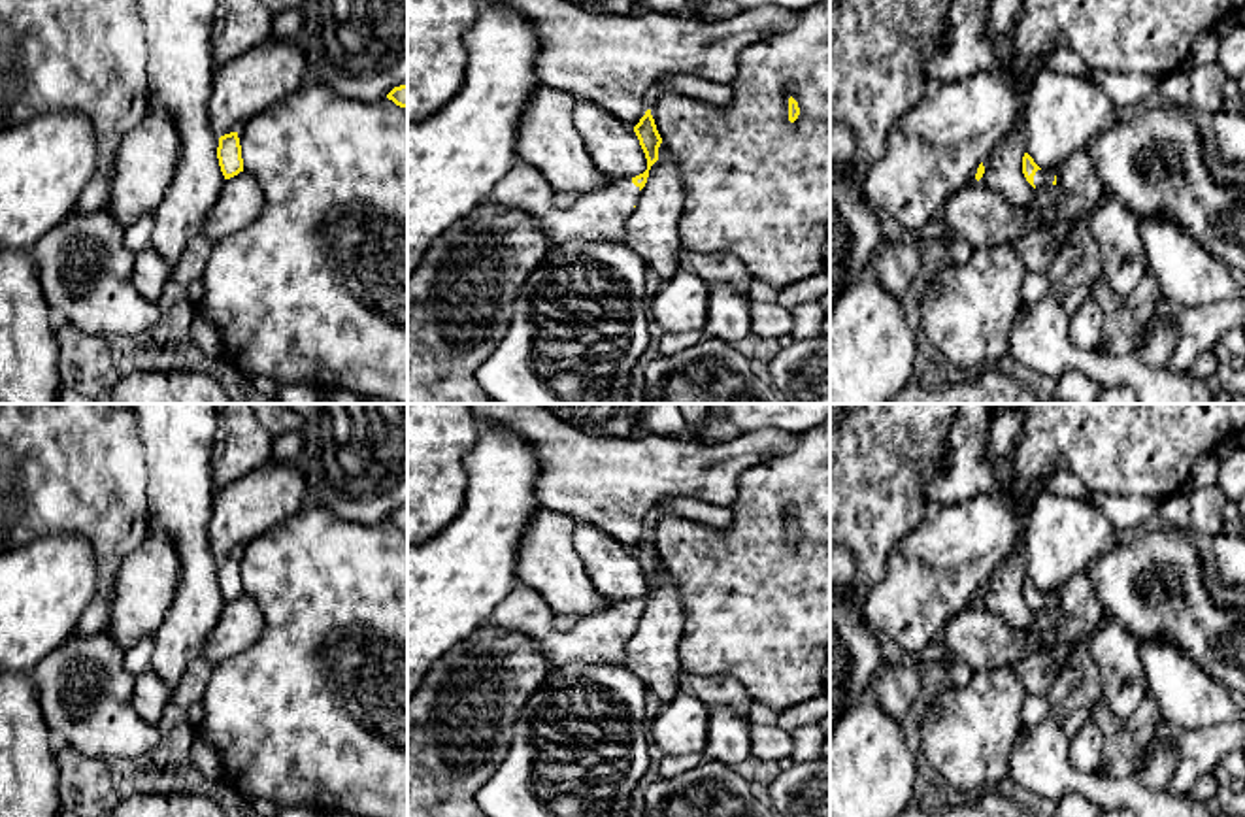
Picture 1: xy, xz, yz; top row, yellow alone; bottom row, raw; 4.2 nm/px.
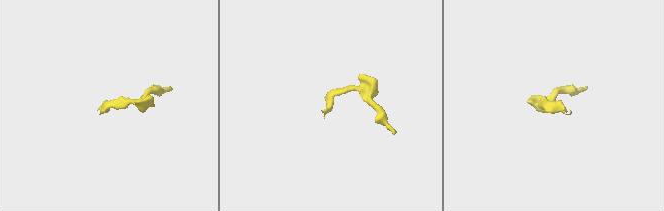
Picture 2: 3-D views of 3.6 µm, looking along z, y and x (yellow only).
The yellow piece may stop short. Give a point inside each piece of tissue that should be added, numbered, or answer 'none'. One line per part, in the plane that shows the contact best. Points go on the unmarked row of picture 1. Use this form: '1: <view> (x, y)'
1: yz (1044, 600)

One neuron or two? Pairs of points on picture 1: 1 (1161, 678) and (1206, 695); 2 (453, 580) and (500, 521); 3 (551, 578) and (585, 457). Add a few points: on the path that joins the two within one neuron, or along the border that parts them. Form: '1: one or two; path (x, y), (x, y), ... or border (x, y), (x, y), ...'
1: one; path (1172, 680), (1187, 695), (1195, 695)
2: one; path (468, 565), (485, 536)
3: two; border (542, 506), (564, 512), (576, 523)

